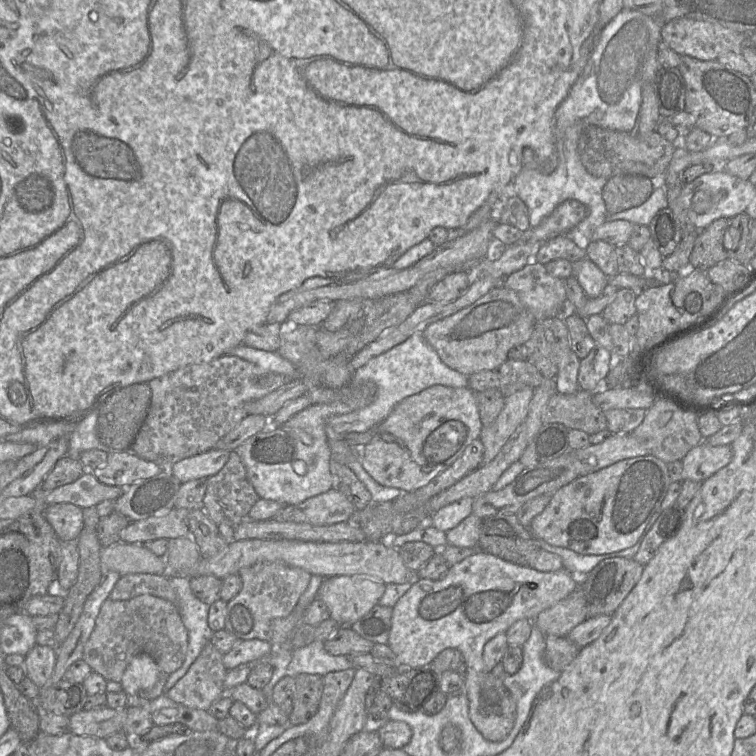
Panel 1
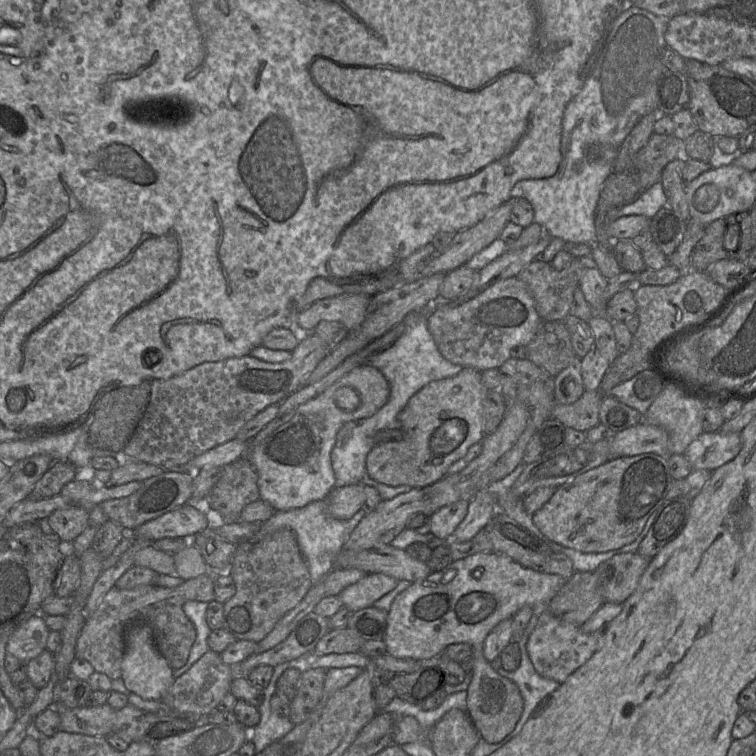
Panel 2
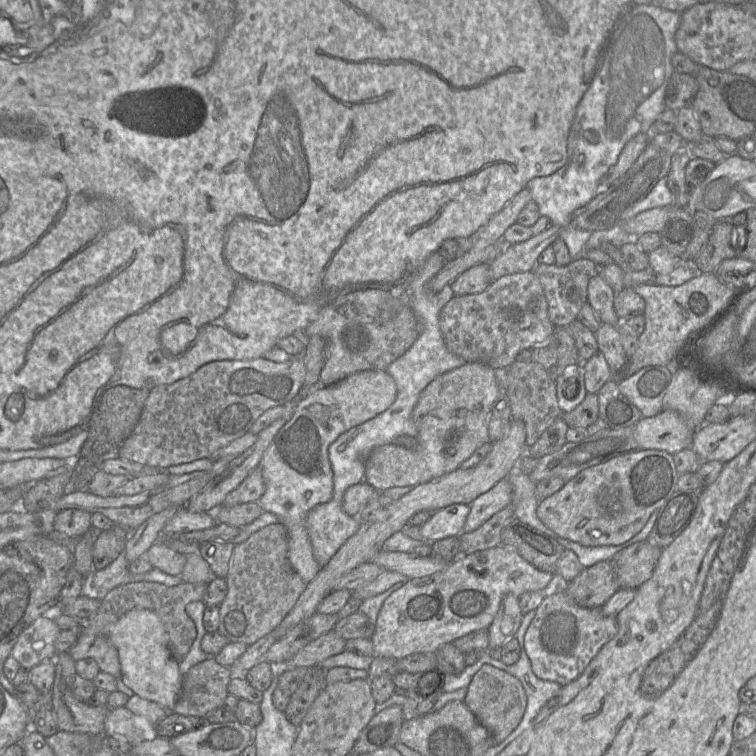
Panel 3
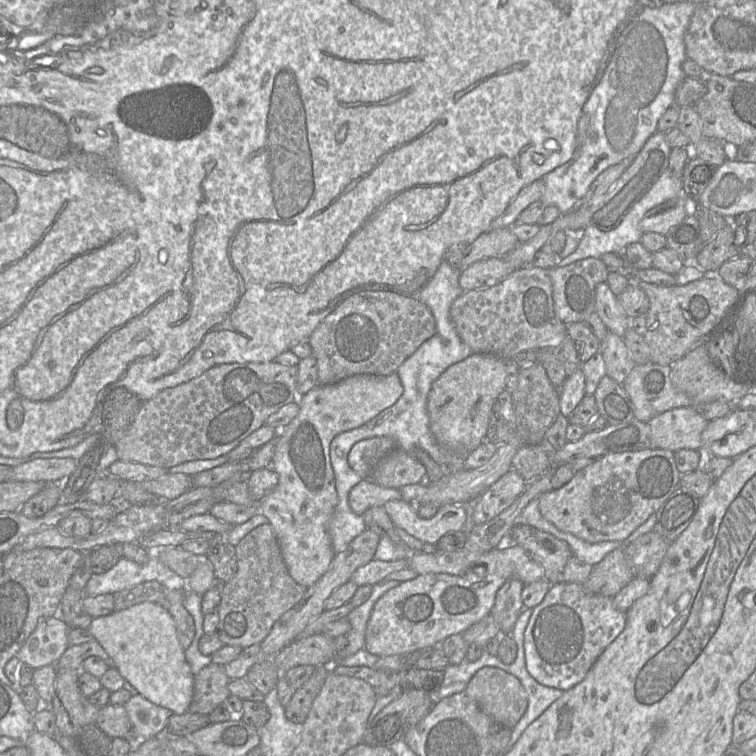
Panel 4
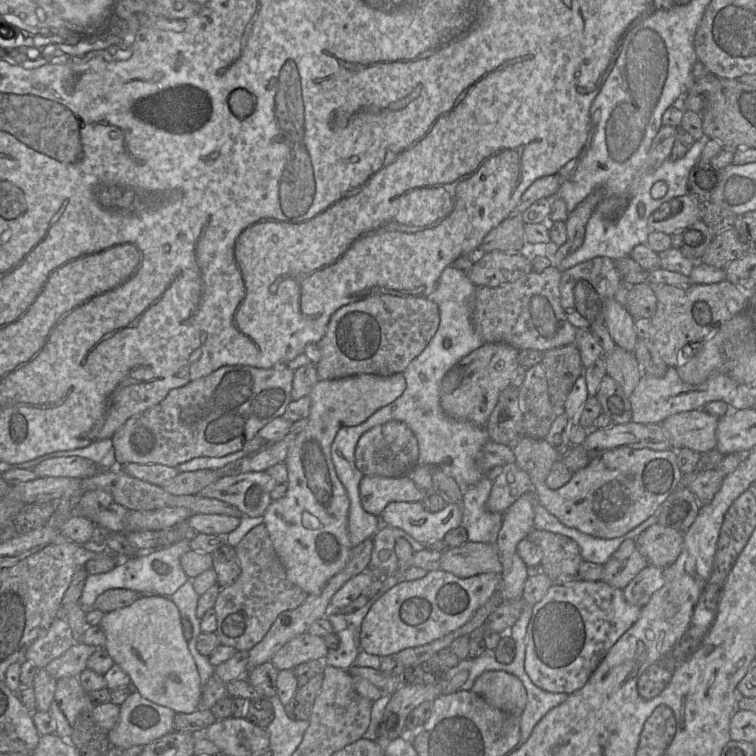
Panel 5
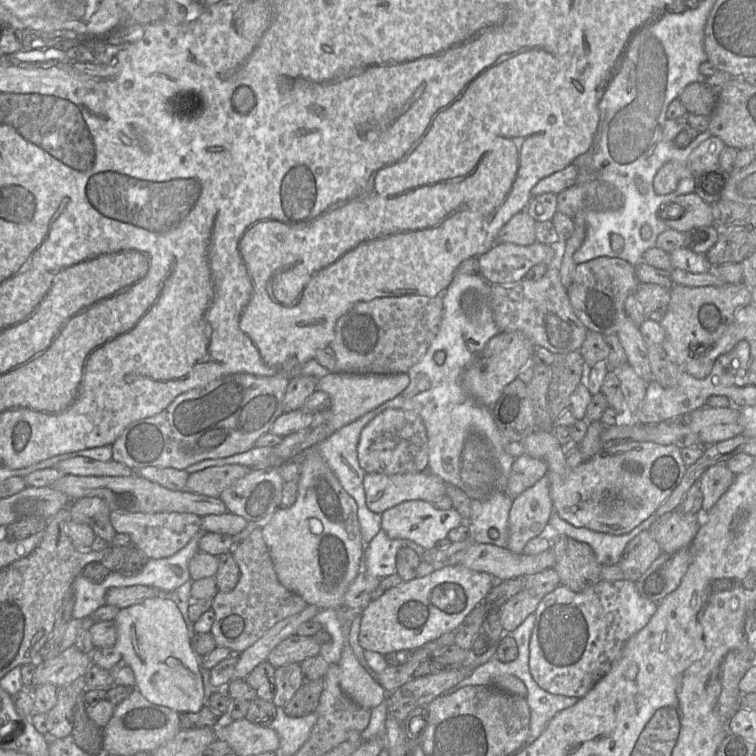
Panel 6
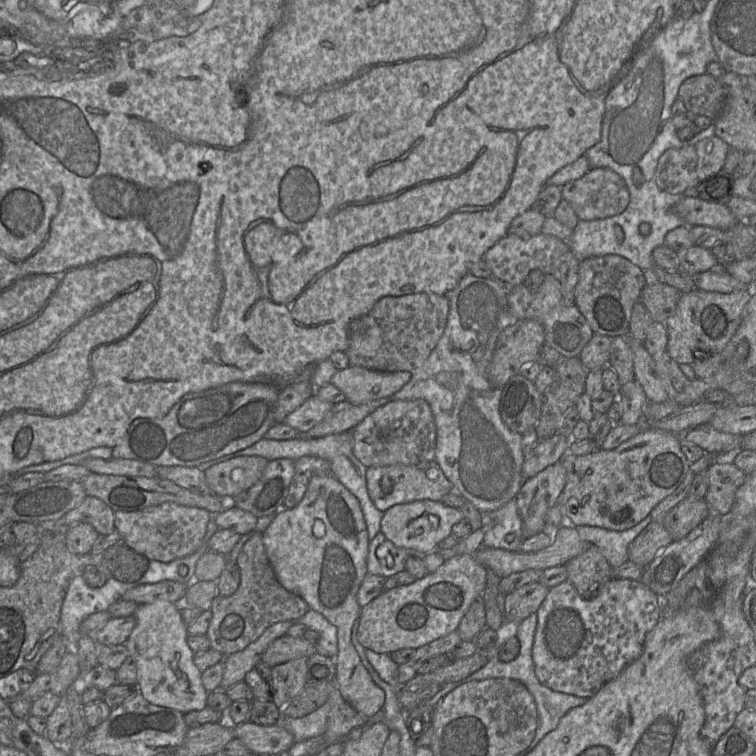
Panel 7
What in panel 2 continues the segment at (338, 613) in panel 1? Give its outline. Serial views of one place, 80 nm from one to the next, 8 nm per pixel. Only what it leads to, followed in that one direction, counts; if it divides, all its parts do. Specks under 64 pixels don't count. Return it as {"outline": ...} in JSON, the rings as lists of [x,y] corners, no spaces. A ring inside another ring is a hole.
{"outline":[[[367,574],[356,583],[346,587],[339,597],[343,606],[356,612],[372,606],[375,601],[393,590],[398,582],[385,574]]]}

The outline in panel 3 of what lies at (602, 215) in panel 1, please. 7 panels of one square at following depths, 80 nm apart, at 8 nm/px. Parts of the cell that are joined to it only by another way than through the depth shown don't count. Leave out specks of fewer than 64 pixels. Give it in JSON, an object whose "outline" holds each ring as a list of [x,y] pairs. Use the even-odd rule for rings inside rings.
{"outline":[[[655,2],[629,6],[613,29],[602,53],[602,64],[576,108],[567,140],[565,165],[549,176],[531,179],[526,185],[532,200],[539,207],[540,215],[548,217],[551,224],[560,227],[559,238],[565,242],[573,260],[584,257],[584,252],[589,249],[599,248],[602,242],[609,242],[619,248],[630,241],[635,243],[635,237],[624,230],[623,224],[643,211],[656,207],[669,207],[673,204],[672,193],[667,186],[667,179],[664,177],[657,182],[644,199],[624,211],[619,221],[611,229],[590,231],[576,229],[570,225],[572,213],[586,205],[600,192],[602,177],[617,162],[625,144],[638,133],[651,132],[655,120],[667,109],[664,96],[667,83],[674,73],[671,57],[678,51],[675,33],[680,24],[681,13],[664,9]]]}

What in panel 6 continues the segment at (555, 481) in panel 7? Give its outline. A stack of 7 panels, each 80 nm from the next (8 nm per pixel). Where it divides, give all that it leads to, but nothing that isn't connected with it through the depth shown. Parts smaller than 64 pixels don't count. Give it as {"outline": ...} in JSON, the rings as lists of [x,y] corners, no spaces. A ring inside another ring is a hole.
{"outline":[[[547,475],[513,499],[506,548],[521,554],[525,544],[540,536],[554,511]]]}

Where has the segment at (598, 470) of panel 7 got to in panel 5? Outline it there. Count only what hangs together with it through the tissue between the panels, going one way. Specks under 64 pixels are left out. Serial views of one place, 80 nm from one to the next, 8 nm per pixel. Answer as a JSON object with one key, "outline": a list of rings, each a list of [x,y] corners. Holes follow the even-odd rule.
{"outline":[[[523,437],[512,450],[515,464],[530,478],[537,503],[565,526],[597,538],[617,538],[640,525],[656,513],[683,478],[677,450],[619,447],[599,453],[585,467],[573,472],[565,485],[550,489],[546,478],[561,453],[545,439],[531,437]]]}

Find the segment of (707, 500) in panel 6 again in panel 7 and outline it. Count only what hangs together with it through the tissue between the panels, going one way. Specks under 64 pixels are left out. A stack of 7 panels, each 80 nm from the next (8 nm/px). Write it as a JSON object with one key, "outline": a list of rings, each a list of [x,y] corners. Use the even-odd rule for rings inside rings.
{"outline":[[[713,463],[706,470],[708,489],[705,501],[708,514],[727,514],[735,501],[736,491],[745,482],[746,474],[733,463]]]}

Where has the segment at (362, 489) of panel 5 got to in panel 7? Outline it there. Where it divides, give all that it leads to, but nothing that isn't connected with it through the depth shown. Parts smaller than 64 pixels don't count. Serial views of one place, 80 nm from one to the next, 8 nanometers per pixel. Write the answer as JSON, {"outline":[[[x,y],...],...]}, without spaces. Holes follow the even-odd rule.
{"outline":[[[435,460],[416,465],[391,465],[366,469],[368,495],[375,507],[385,512],[389,508],[417,500],[441,501],[454,487]]]}

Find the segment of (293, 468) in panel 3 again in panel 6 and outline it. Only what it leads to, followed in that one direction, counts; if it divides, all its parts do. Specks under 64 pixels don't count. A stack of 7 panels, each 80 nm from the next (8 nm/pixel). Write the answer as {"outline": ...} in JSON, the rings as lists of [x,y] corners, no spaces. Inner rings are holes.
{"outline":[[[329,372],[316,382],[316,389],[327,393],[331,400],[328,426],[334,433],[342,427],[356,421],[364,414],[377,408],[384,402],[395,398],[409,384],[407,373],[398,374],[353,374]],[[308,448],[303,451],[301,455],[303,455],[301,459],[292,459],[297,460],[300,463],[300,478],[298,482],[297,499],[295,503],[289,508],[278,508],[268,520],[262,521],[264,522],[264,526],[261,528],[263,540],[269,551],[277,578],[287,590],[300,596],[307,605],[314,605],[320,610],[342,609],[344,595],[349,585],[354,581],[354,579],[363,569],[364,543],[362,540],[360,524],[357,517],[357,504],[339,483],[338,479],[333,474],[316,448]]]}

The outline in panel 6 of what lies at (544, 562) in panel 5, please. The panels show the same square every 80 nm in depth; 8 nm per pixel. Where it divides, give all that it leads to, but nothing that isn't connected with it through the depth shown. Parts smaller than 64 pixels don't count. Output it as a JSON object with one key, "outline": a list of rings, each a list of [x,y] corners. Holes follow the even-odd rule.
{"outline":[[[559,536],[552,540],[551,548],[555,556],[553,568],[559,576],[561,585],[581,592],[602,580],[602,565],[598,563],[587,543]]]}

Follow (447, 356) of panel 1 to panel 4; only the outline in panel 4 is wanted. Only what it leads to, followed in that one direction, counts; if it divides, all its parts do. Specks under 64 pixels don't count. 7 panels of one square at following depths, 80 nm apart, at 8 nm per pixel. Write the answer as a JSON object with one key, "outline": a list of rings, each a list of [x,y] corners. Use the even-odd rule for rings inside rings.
{"outline":[[[524,266],[499,284],[464,291],[450,307],[451,321],[460,339],[472,353],[493,354],[505,361],[526,350],[537,350],[567,336],[567,326],[554,309],[549,269]]]}

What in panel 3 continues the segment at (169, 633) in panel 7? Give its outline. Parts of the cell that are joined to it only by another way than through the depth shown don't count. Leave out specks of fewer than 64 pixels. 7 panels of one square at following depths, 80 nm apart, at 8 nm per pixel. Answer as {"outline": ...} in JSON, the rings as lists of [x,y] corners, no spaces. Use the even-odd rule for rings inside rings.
{"outline":[[[147,609],[130,610],[108,626],[107,637],[118,651],[124,684],[141,698],[172,712],[181,691],[183,675],[179,663],[170,653],[168,633],[159,617]]]}

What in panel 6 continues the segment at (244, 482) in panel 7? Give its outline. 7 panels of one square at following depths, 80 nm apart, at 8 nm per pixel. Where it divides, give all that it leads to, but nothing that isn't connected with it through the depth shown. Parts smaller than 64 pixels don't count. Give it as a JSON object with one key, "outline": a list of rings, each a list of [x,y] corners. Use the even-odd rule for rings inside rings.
{"outline":[[[240,464],[214,466],[189,474],[185,490],[219,498],[220,494],[251,469]]]}

